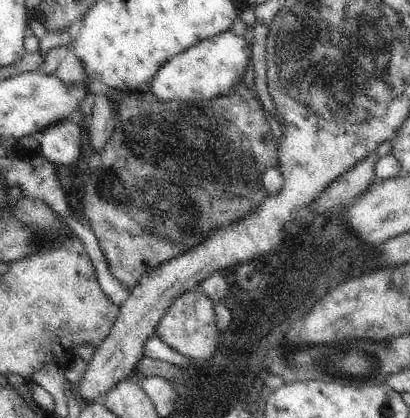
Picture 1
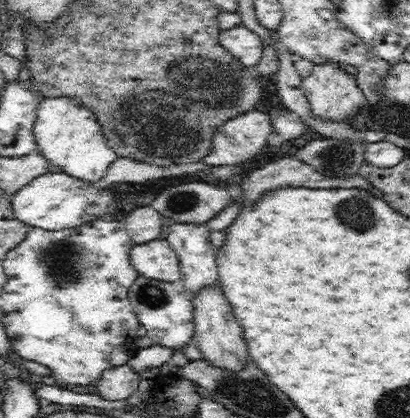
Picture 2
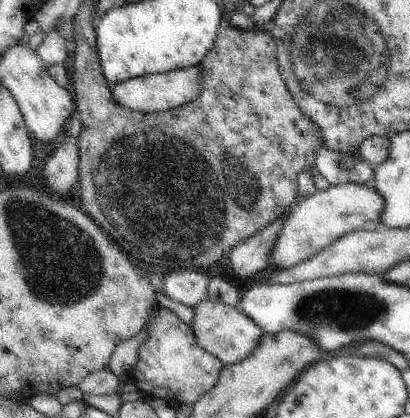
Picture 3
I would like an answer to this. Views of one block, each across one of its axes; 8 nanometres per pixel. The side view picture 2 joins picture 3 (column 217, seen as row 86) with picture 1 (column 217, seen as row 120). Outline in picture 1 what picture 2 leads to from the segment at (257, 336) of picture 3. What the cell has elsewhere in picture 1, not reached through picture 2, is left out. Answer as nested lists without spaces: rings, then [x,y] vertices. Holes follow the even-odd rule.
[[[187,292],[171,302],[167,312],[161,316],[159,326],[155,328],[155,336],[161,338],[169,348],[179,354],[195,360],[209,360],[219,342],[219,326],[215,322],[215,304],[203,292]]]

